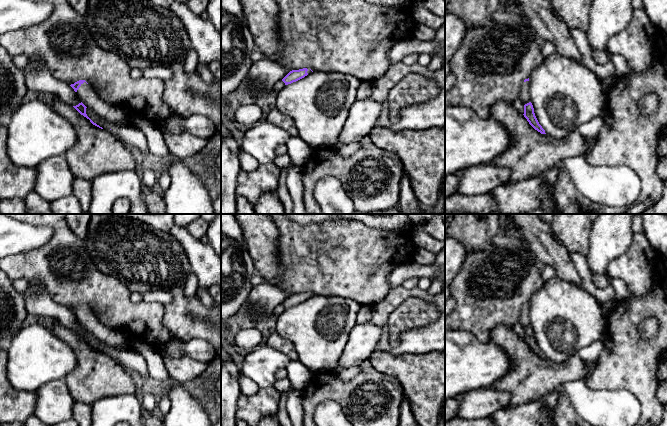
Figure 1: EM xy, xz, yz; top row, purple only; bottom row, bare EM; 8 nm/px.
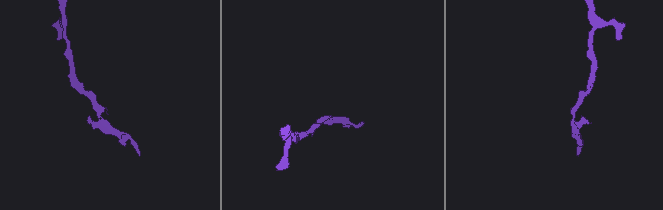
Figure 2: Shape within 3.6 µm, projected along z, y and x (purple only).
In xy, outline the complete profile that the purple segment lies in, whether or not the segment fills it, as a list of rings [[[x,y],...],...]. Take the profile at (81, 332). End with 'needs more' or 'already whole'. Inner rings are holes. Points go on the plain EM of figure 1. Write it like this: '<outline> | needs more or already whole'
[[[79,304],[70,310],[76,316],[77,322],[81,325],[78,329],[73,331],[81,339],[89,343],[93,349],[103,353],[87,340],[87,332],[94,335],[99,341],[108,345],[110,348],[131,345],[131,341],[126,339],[120,332],[103,325],[85,304]]] | needs more

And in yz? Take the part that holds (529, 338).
[[[529,302],[524,304],[524,307],[521,310],[521,315],[519,317],[519,322],[524,327],[524,338],[523,339],[527,343],[529,348],[541,358],[546,358],[545,354],[539,348],[535,340],[535,337],[534,337],[534,332],[531,327],[531,321],[529,317]]] | needs more

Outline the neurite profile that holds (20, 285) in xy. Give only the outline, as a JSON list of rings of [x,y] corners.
[[[24,278],[13,280],[13,286],[19,293],[22,294],[28,288],[28,281]]]

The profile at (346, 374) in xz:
[[[338,366],[333,370],[333,373],[345,382],[351,381],[360,372],[360,366],[353,366],[351,368],[342,368]]]

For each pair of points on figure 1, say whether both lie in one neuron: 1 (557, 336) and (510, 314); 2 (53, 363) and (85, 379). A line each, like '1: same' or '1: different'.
1: different
2: different

